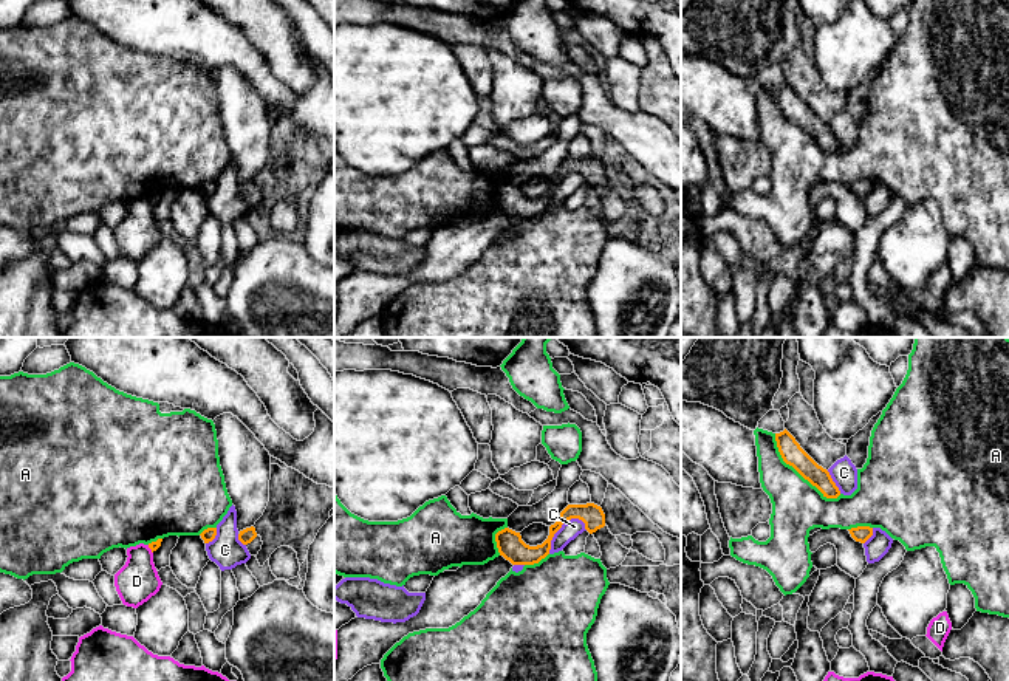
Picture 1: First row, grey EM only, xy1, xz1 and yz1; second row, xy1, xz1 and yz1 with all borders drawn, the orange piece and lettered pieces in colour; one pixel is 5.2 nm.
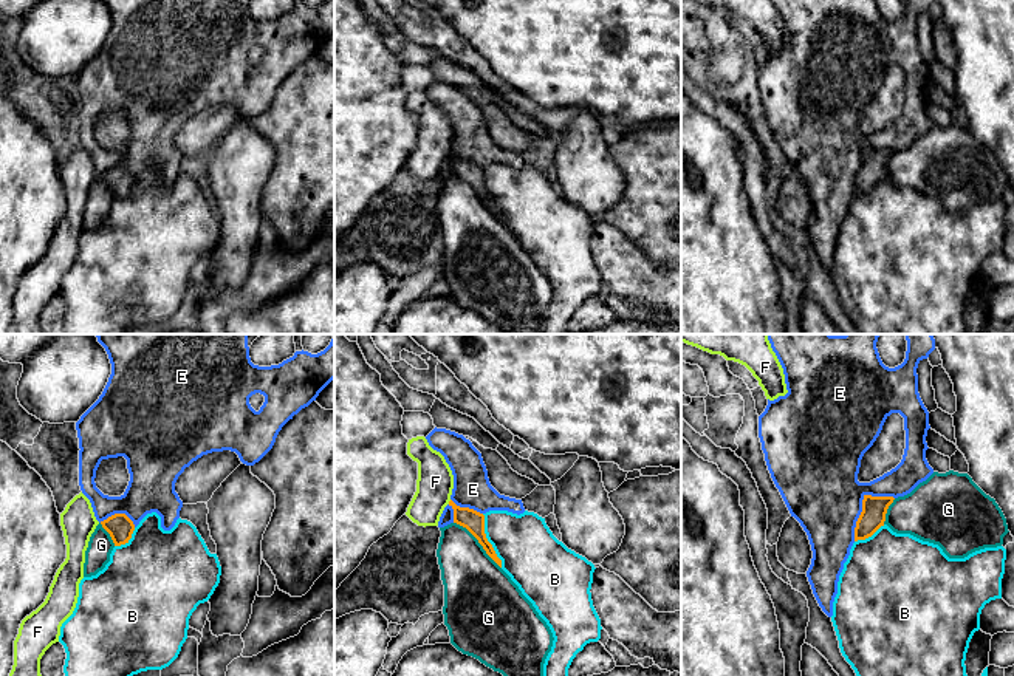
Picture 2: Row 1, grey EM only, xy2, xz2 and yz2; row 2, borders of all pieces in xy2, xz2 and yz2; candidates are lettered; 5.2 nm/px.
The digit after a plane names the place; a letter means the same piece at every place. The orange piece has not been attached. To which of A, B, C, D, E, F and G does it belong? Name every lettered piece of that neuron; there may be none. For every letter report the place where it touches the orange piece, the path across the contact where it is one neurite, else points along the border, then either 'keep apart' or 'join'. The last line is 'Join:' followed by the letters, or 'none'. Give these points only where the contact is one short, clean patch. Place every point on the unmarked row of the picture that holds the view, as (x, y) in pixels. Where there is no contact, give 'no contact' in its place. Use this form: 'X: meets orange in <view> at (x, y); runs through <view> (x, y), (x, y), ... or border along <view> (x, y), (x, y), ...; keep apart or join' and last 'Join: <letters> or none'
A: meets orange in yz1 at (799, 126); keep apart
B: meets orange in xz2 at (486, 194); keep apart
C: meets orange in xz1 at (560, 180); keep apart
D: meets orange in xy1 at (150, 201); border along xy1 (147, 198), (152, 206); keep apart
E: meets orange in yz2 at (863, 158); keep apart
F: meets orange in xz2 at (449, 155); border along xz2 (451, 153), (448, 157); keep apart
G: meets orange in xz2 at (479, 195); keep apart
Join: none

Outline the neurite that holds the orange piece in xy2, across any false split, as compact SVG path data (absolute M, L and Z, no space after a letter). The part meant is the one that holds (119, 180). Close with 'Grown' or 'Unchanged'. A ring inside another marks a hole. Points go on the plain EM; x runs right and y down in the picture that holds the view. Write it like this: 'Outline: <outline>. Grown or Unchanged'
Outline: M115 167L101 178L110 187L115 200L128 196L135 184L133 175L125 167Z. Unchanged

